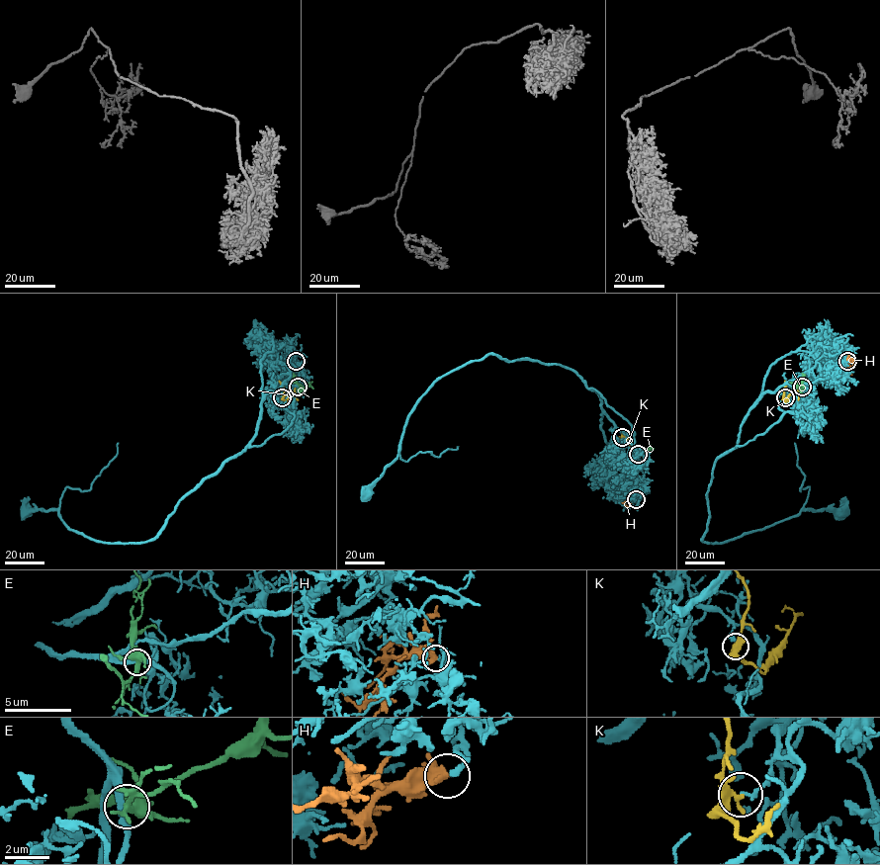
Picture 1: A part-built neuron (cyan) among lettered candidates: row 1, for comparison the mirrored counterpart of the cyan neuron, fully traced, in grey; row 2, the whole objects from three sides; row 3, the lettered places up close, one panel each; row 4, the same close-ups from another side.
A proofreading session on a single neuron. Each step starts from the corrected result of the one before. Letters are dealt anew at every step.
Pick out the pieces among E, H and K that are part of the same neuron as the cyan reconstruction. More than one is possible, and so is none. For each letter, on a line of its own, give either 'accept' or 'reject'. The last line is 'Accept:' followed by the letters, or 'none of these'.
E: reject
H: accept
K: reject
Accept: H

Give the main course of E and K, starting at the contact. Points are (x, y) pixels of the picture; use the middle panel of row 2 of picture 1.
E: (638, 454), (650, 447), (650, 441)
K: (622, 436), (629, 439), (634, 450), (638, 450)

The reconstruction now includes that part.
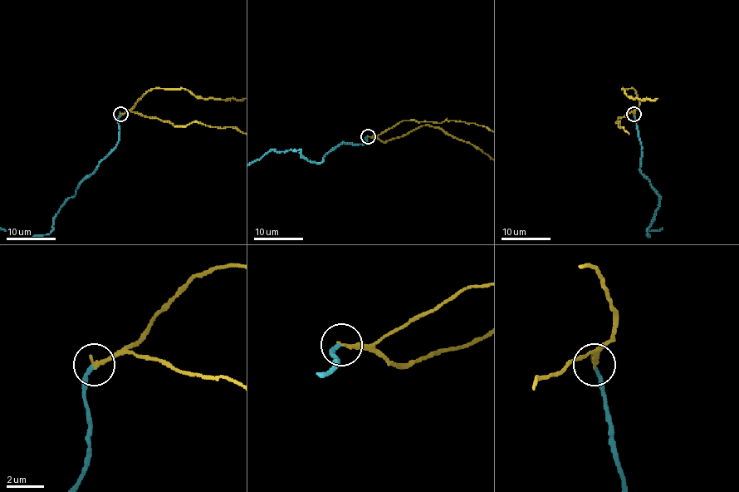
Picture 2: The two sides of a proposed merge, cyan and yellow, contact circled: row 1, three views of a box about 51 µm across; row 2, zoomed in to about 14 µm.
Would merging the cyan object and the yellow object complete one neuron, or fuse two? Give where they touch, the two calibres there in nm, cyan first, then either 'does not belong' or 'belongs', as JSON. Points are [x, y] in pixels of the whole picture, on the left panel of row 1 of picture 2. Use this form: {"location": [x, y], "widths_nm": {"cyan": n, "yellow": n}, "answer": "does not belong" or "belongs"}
{"location": [120, 114], "widths_nm": {"cyan": 180, "yellow": 200}, "answer": "belongs"}

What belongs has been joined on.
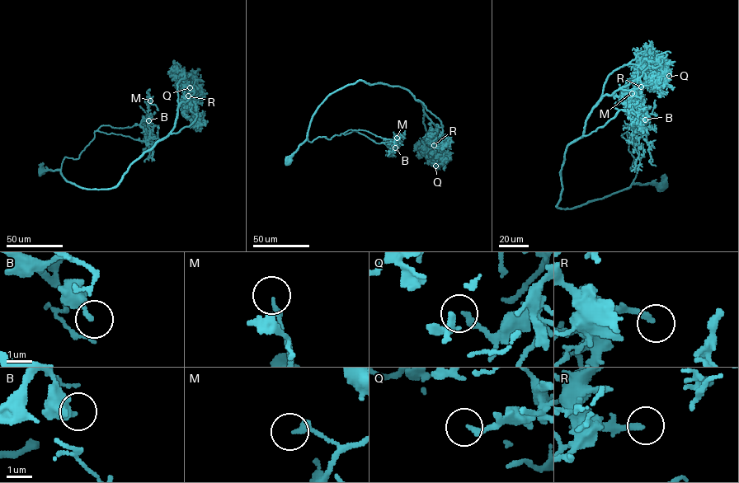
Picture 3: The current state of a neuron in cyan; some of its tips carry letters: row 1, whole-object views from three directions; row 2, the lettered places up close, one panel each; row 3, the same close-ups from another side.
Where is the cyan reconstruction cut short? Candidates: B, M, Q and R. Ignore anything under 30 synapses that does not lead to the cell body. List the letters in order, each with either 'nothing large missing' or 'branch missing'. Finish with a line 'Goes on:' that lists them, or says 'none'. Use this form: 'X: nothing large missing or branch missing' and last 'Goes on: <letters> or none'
B: nothing large missing
M: nothing large missing
Q: nothing large missing
R: branch missing
Goes on: R

